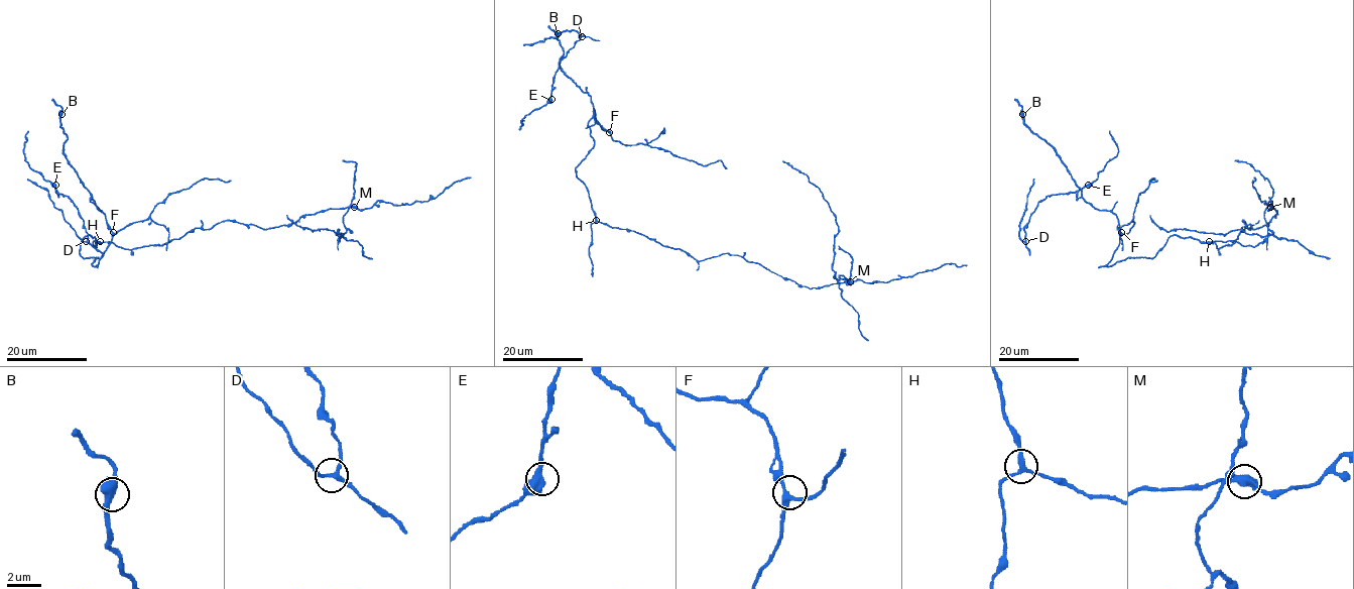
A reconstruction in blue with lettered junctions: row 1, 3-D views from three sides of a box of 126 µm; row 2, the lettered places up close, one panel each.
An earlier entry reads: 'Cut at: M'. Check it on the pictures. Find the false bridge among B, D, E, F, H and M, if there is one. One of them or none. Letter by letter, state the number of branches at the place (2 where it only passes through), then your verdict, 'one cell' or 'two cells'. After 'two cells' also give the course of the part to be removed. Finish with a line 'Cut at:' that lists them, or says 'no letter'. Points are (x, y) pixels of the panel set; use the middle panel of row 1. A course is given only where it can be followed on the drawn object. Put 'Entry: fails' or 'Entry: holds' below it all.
B: 2 | one cell
D: 3 | one cell
E: 2 | one cell
F: 3 | one cell
H: 3 | one cell
M: 3 | two cells | (850, 281), (843, 275), (835, 276), (832, 268), (836, 216), (808, 177), (782, 160)
Cut at: M
Entry: holds

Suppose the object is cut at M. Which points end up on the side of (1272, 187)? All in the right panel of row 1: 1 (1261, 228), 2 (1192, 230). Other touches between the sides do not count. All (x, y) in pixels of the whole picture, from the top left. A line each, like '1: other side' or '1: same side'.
1: other side
2: same side

